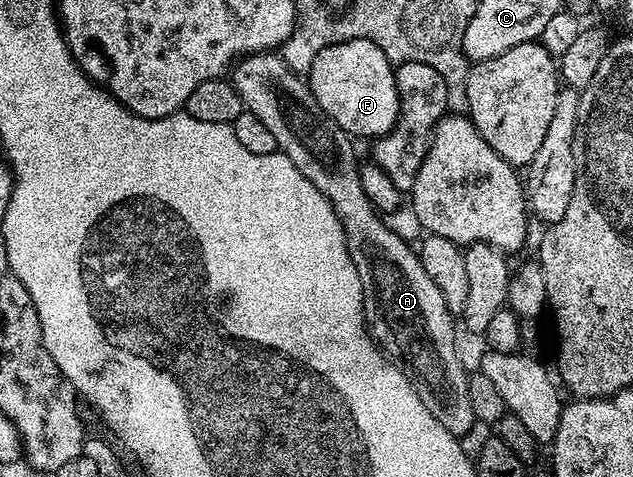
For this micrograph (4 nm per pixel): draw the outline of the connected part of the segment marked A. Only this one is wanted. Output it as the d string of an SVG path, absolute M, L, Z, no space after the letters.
M256 52L252 56L245 56L236 61L230 72L232 85L238 90L245 109L258 118L258 122L266 125L266 130L274 134L274 142L277 149L284 153L290 162L330 202L330 206L340 217L340 224L344 227L348 242L348 253L354 262L354 268L358 270L358 278L362 282L364 290L364 318L369 335L375 341L376 347L384 353L394 367L400 371L414 386L418 398L422 398L422 406L438 418L450 434L457 438L471 430L472 424L477 423L474 410L470 410L470 394L468 393L469 373L464 372L464 364L456 353L456 324L454 314L446 306L446 298L442 298L442 290L434 286L430 274L422 266L417 249L409 241L400 237L399 231L387 224L385 217L376 211L376 207L366 198L366 190L362 190L362 178L360 177L360 164L356 160L356 152L352 149L353 137L347 132L341 132L339 126L318 106L314 94L308 89L308 81L303 75L294 70L285 62L283 55L271 52Z

